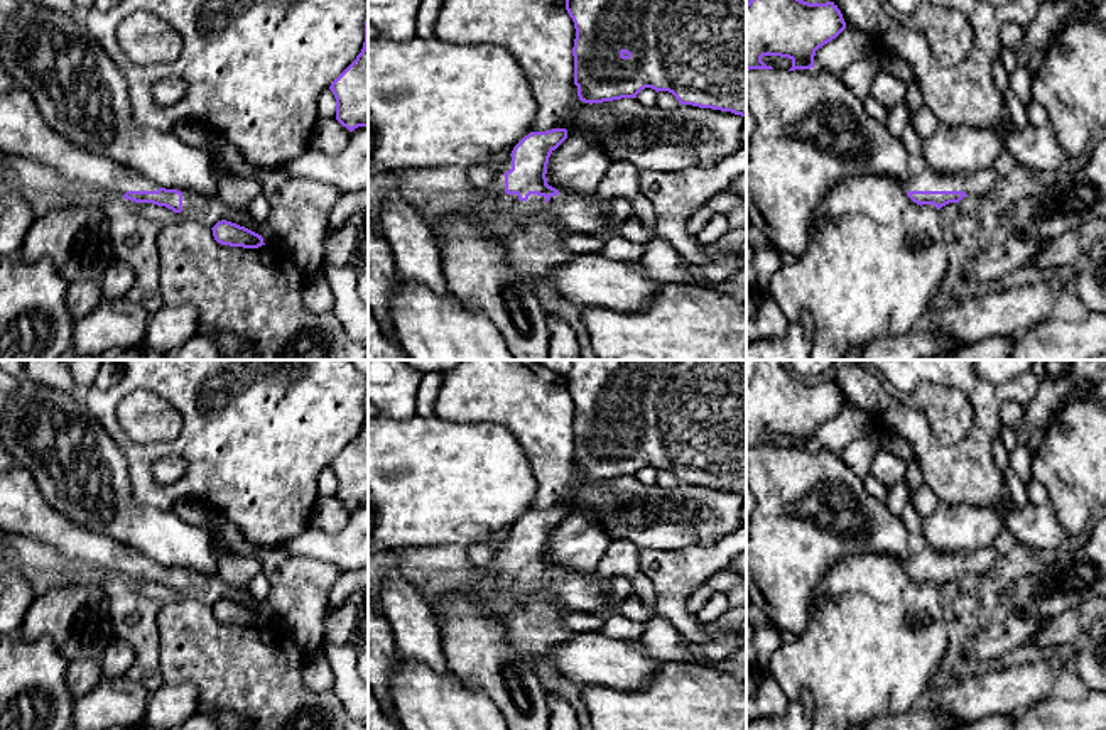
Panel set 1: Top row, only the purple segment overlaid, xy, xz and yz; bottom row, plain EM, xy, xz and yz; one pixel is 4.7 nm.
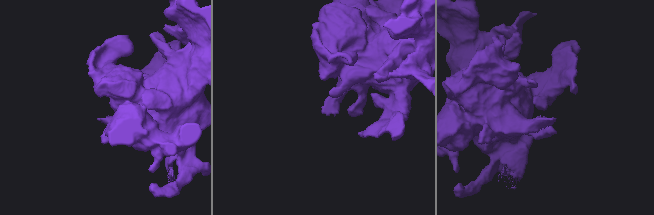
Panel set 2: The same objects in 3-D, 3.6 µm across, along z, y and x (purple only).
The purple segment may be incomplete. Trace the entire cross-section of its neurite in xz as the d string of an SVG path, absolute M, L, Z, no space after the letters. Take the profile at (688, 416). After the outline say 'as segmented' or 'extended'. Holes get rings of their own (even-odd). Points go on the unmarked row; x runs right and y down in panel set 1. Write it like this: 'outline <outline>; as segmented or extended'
outline M572 360L566 389L576 407L574 463L581 480L593 483L637 477L642 468L652 466L657 471L672 471L680 483L731 490L746 497L746 360Z; as segmented

